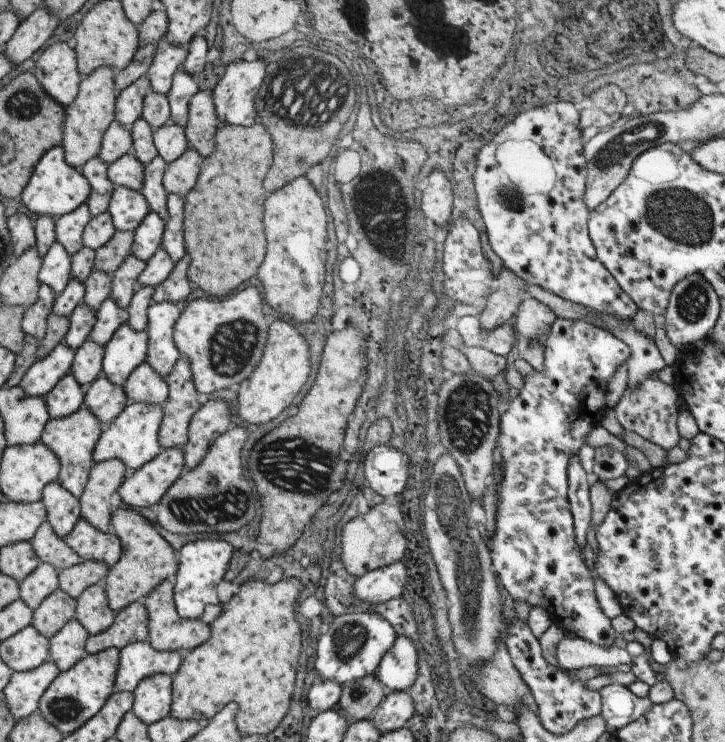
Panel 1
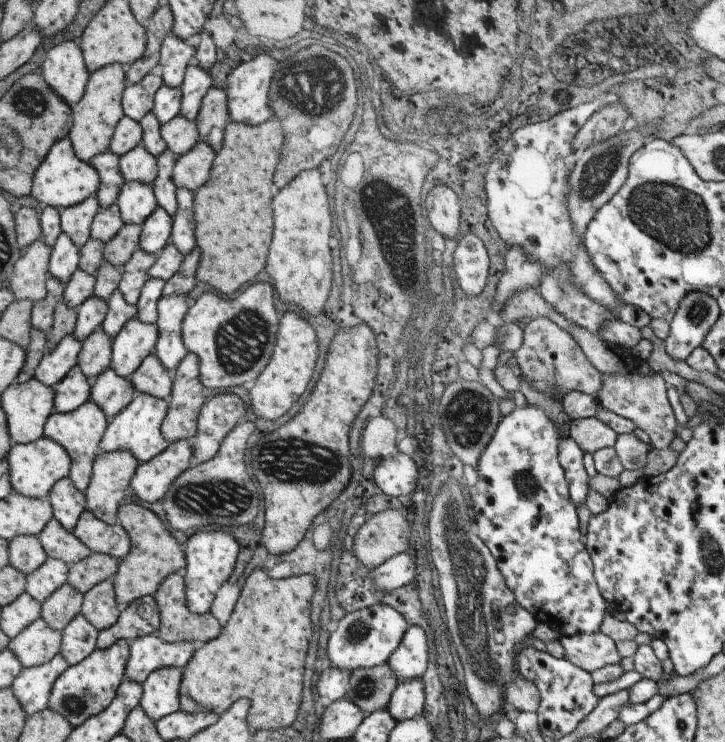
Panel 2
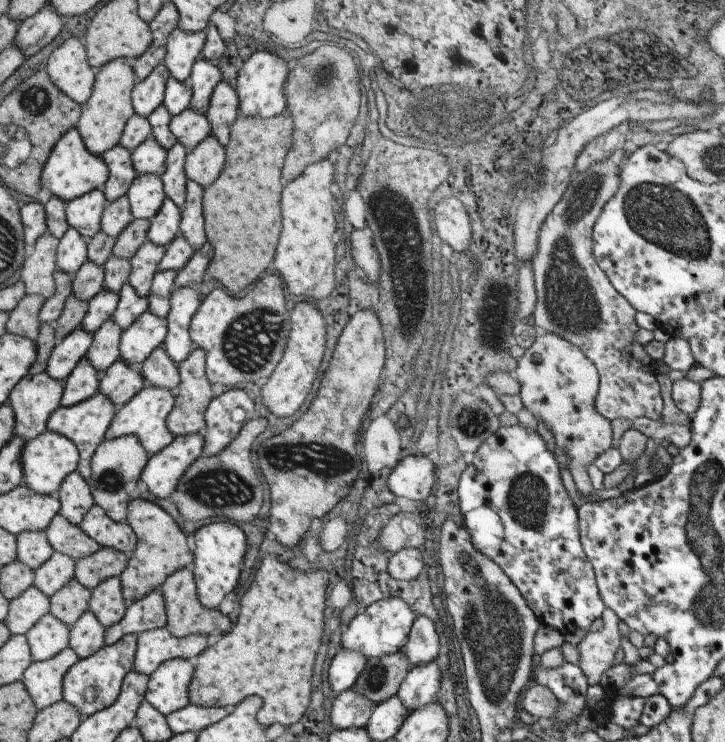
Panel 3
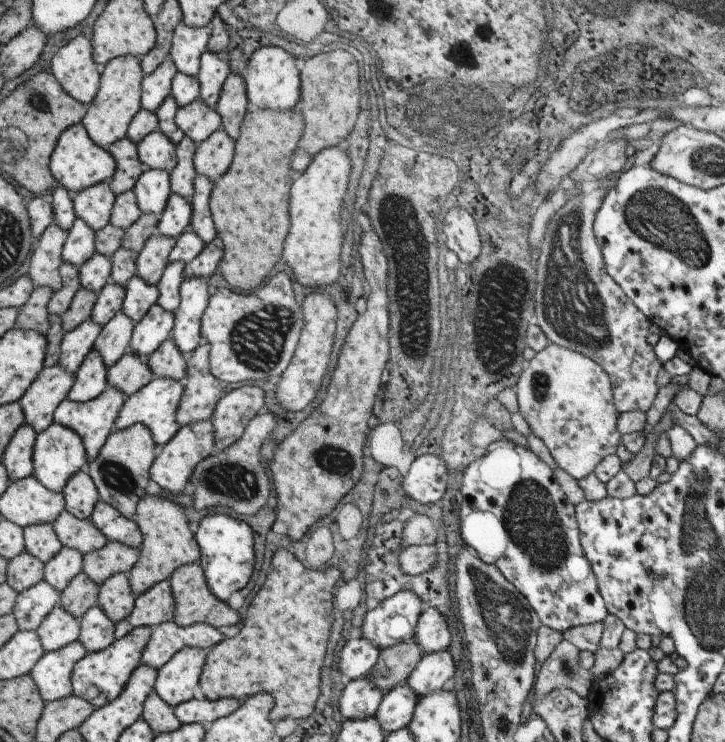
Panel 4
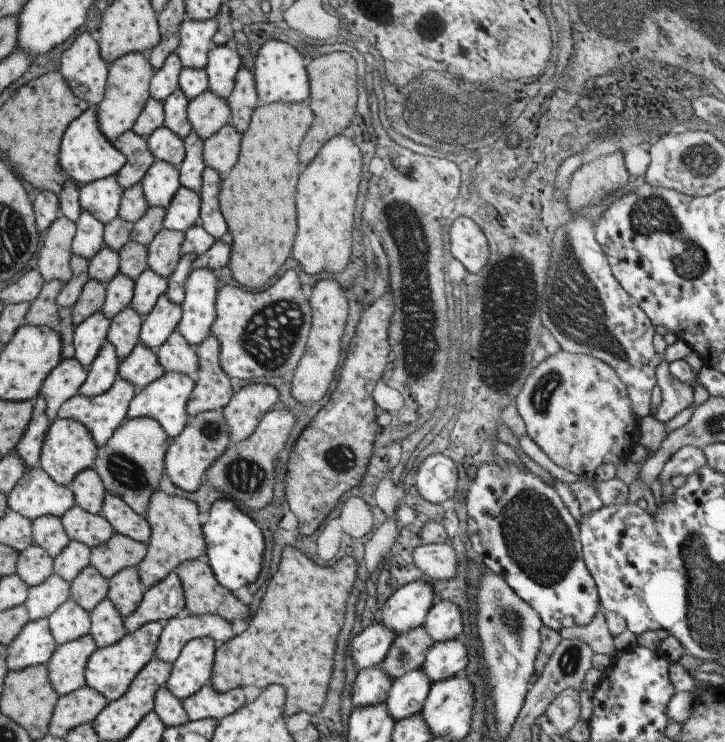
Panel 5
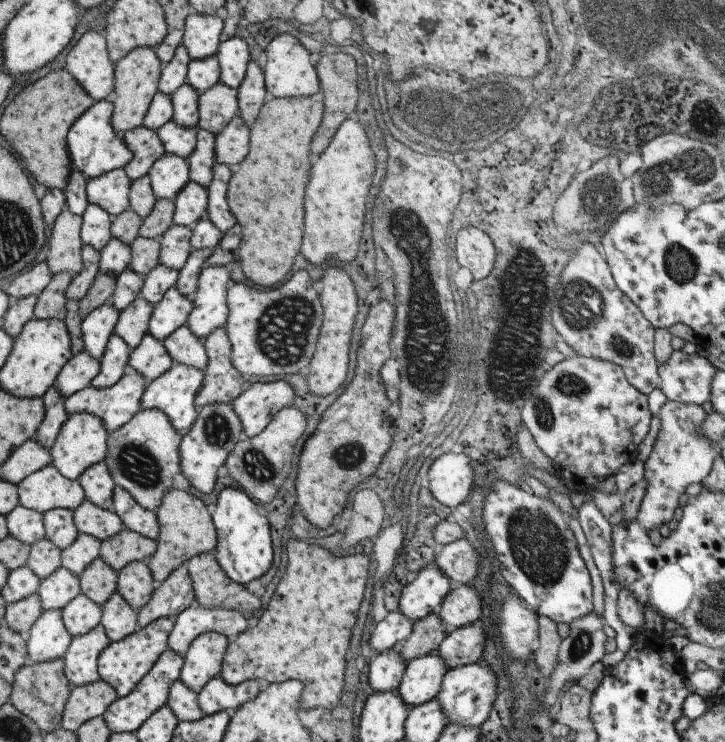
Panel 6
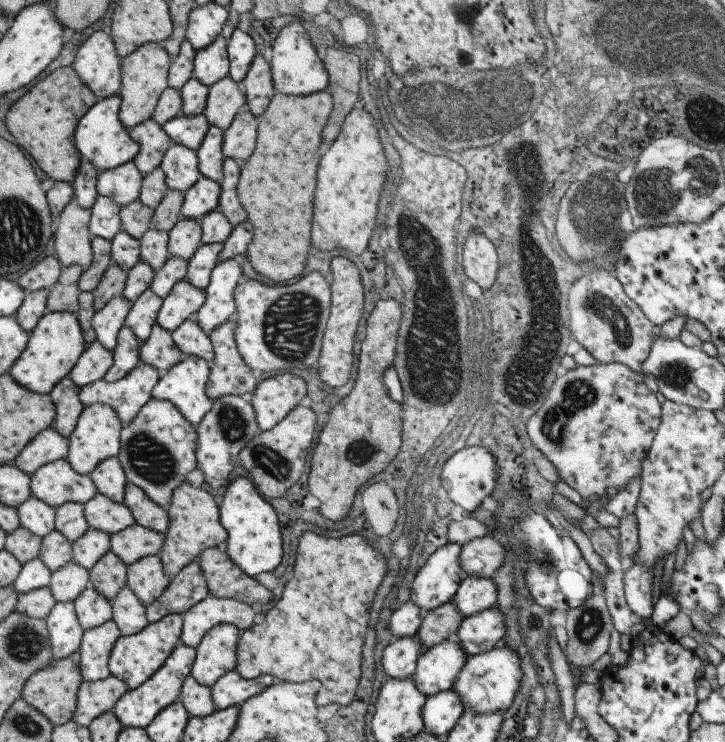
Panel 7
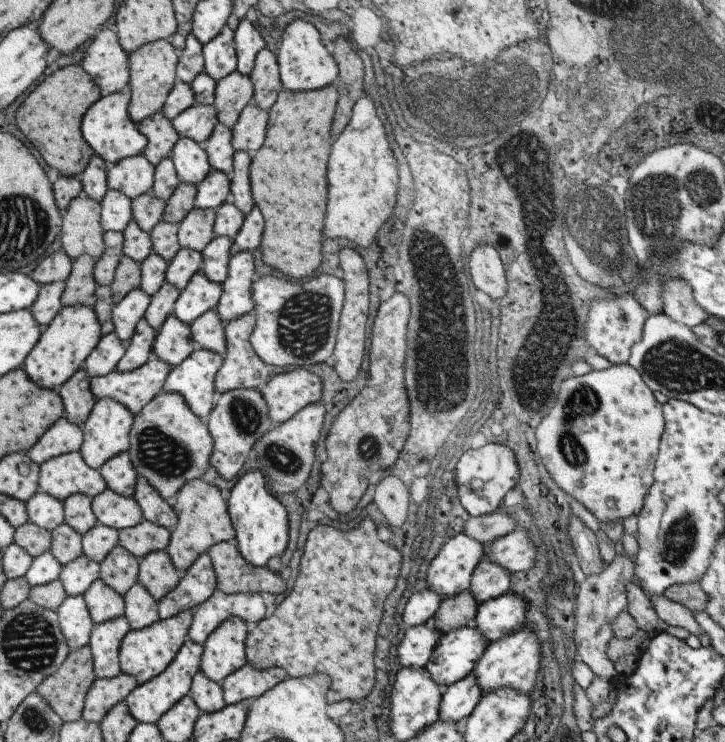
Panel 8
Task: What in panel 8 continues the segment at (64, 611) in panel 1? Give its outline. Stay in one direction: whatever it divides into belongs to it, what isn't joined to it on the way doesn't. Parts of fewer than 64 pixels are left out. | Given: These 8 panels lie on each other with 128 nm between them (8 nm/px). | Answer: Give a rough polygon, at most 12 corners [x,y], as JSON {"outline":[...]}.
{"outline":[[118,545],[98,566],[117,595],[136,584],[138,562]]}

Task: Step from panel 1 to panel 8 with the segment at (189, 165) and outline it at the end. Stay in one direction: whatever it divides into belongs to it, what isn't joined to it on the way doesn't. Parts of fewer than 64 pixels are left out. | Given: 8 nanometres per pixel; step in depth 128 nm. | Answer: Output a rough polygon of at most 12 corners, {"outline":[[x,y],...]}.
{"outline":[[247,104],[230,129],[231,149],[253,157],[267,111]]}

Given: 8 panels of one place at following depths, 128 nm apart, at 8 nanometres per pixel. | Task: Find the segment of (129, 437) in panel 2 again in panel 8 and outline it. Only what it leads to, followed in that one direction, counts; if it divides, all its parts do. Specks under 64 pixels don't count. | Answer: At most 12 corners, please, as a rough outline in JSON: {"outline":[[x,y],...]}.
{"outline":[[195,348],[170,368],[160,393],[181,396],[205,422],[222,358]]}

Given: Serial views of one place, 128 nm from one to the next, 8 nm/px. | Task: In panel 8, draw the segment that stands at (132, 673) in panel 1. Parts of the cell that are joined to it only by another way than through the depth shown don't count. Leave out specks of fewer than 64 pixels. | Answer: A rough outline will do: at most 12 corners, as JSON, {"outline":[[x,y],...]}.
{"outline":[[215,589],[191,610],[186,639],[202,646],[226,619],[267,616],[259,593]]}

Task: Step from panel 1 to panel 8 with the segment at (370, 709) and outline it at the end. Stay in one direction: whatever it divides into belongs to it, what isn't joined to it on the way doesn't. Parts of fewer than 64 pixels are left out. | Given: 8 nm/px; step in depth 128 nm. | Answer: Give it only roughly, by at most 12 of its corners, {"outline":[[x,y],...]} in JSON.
{"outline":[[468,590],[443,599],[431,617],[441,634],[473,627]]}

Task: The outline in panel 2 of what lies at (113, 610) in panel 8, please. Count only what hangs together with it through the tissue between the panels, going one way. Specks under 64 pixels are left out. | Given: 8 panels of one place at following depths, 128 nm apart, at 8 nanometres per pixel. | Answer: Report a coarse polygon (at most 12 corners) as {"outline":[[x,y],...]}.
{"outline":[[39,617],[15,638],[9,650],[22,668],[49,662],[61,634]]}

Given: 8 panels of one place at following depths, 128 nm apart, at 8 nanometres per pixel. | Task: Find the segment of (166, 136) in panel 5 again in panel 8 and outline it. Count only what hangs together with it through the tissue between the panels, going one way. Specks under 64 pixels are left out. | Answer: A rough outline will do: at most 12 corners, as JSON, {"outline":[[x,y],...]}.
{"outline":[[193,104],[170,121],[179,137],[204,144],[216,113]]}

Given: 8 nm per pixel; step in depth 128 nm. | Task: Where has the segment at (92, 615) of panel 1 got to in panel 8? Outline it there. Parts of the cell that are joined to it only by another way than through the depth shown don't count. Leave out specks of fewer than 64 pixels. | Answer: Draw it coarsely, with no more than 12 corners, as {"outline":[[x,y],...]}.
{"outline":[[164,551],[137,560],[138,583],[157,602],[180,574]]}

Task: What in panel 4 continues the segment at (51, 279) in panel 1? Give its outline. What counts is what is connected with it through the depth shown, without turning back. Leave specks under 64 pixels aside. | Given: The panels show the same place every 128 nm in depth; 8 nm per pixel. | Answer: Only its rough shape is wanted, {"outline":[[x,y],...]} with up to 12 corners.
{"outline":[[75,217],[61,260],[78,268],[95,253],[95,231]]}

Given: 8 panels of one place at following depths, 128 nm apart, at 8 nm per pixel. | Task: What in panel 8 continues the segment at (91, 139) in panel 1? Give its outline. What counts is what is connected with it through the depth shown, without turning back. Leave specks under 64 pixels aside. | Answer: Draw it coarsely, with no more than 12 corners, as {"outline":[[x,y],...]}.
{"outline":[[168,39],[128,56],[127,115],[161,111],[177,82]]}

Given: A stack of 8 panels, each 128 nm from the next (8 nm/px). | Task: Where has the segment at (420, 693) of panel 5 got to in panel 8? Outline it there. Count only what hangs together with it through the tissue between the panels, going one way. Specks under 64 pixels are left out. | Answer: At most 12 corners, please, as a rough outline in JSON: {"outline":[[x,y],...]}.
{"outline":[[473,627],[443,633],[425,664],[441,688],[468,676],[487,643]]}

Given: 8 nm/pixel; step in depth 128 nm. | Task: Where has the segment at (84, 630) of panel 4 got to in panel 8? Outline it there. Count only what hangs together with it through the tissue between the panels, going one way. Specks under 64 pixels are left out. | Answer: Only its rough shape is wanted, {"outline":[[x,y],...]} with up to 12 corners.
{"outline":[[138,584],[122,596],[130,631],[159,620],[157,602]]}

